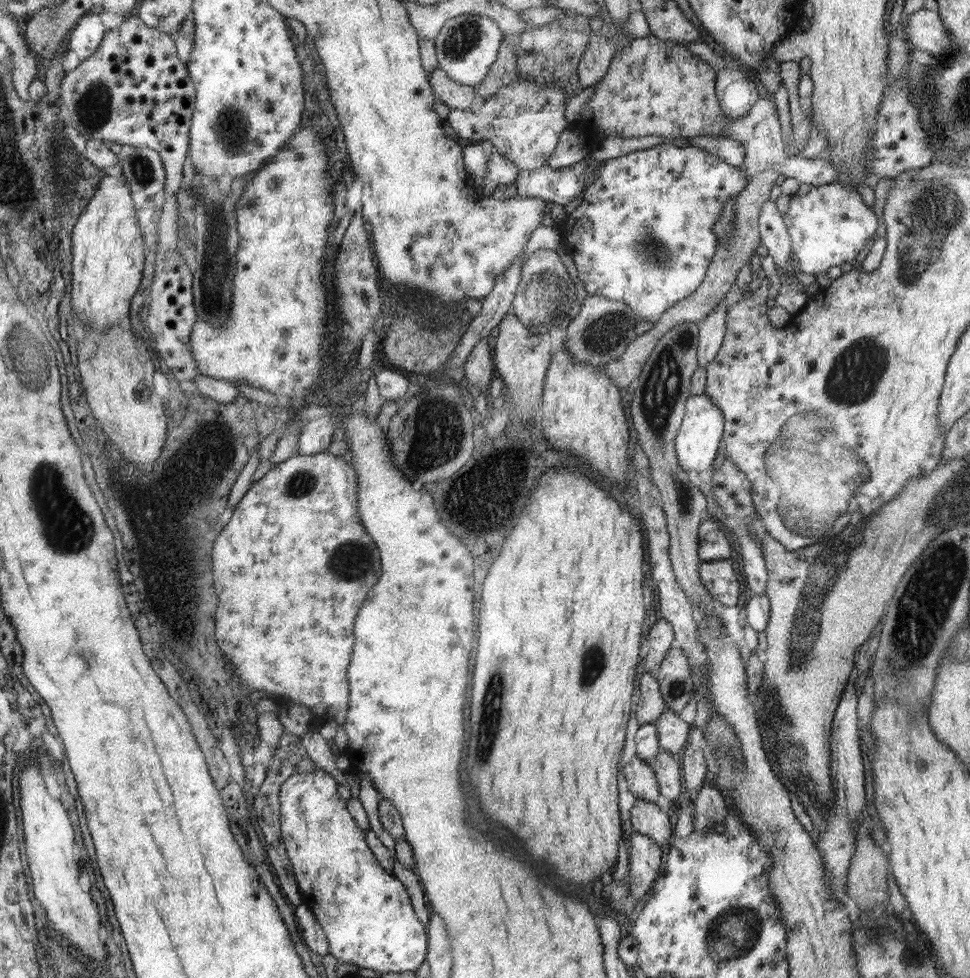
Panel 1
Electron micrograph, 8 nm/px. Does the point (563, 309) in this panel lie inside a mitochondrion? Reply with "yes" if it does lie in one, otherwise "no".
yes

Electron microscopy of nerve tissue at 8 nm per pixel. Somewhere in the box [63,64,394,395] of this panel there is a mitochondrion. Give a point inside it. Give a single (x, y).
(216, 266)

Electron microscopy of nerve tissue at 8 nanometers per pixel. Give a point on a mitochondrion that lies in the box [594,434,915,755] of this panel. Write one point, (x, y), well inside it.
(804, 640)

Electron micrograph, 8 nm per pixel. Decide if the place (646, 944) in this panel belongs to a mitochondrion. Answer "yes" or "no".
no

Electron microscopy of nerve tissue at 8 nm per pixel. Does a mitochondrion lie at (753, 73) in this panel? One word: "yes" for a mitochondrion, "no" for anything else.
no

